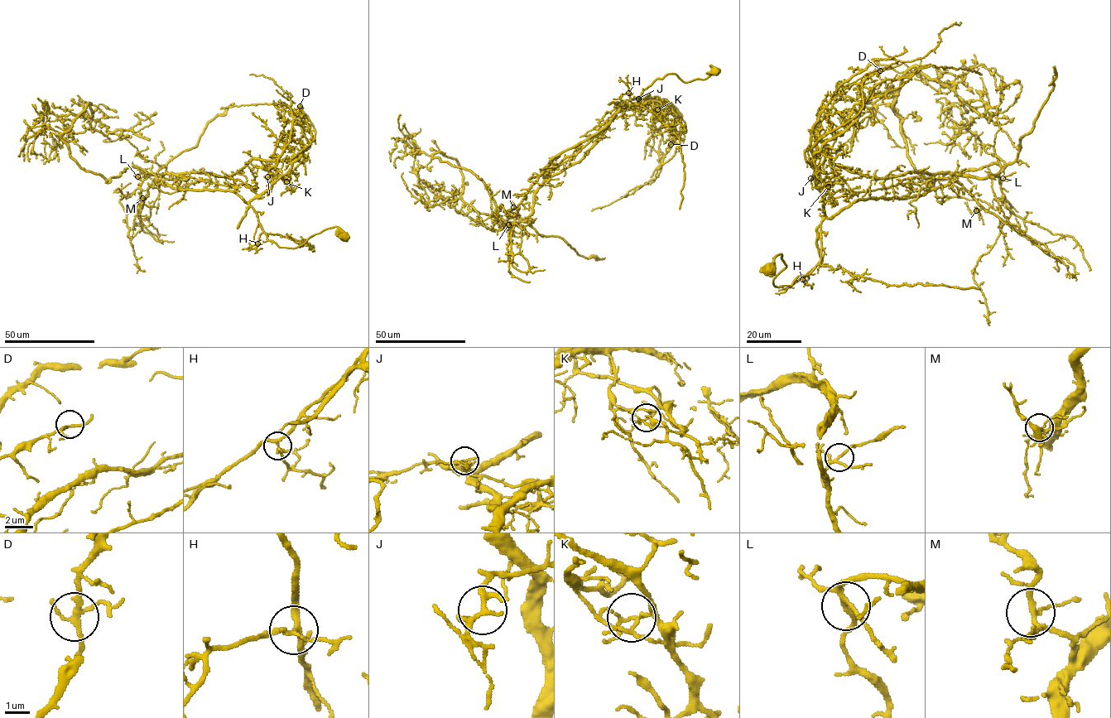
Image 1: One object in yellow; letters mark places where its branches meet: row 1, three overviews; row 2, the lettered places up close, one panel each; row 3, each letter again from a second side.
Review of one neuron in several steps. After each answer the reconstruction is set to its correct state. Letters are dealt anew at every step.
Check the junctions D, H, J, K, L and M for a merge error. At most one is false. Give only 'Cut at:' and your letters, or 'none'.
Cut at: K

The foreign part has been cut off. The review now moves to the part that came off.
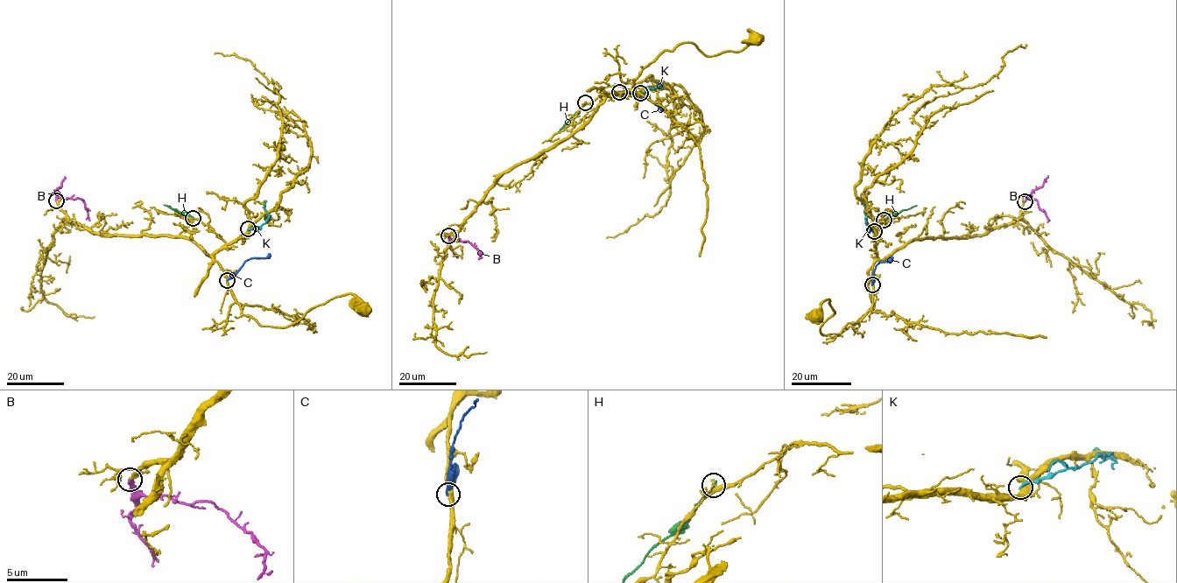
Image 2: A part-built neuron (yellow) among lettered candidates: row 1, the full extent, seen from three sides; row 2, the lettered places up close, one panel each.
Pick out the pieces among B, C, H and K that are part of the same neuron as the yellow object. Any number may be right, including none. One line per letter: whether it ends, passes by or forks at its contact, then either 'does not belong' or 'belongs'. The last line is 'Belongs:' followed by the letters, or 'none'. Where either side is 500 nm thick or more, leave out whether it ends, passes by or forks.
B: it ends; belongs
C: it ends; does not belong
H: it ends; does not belong
K: does not belong
Belongs: B

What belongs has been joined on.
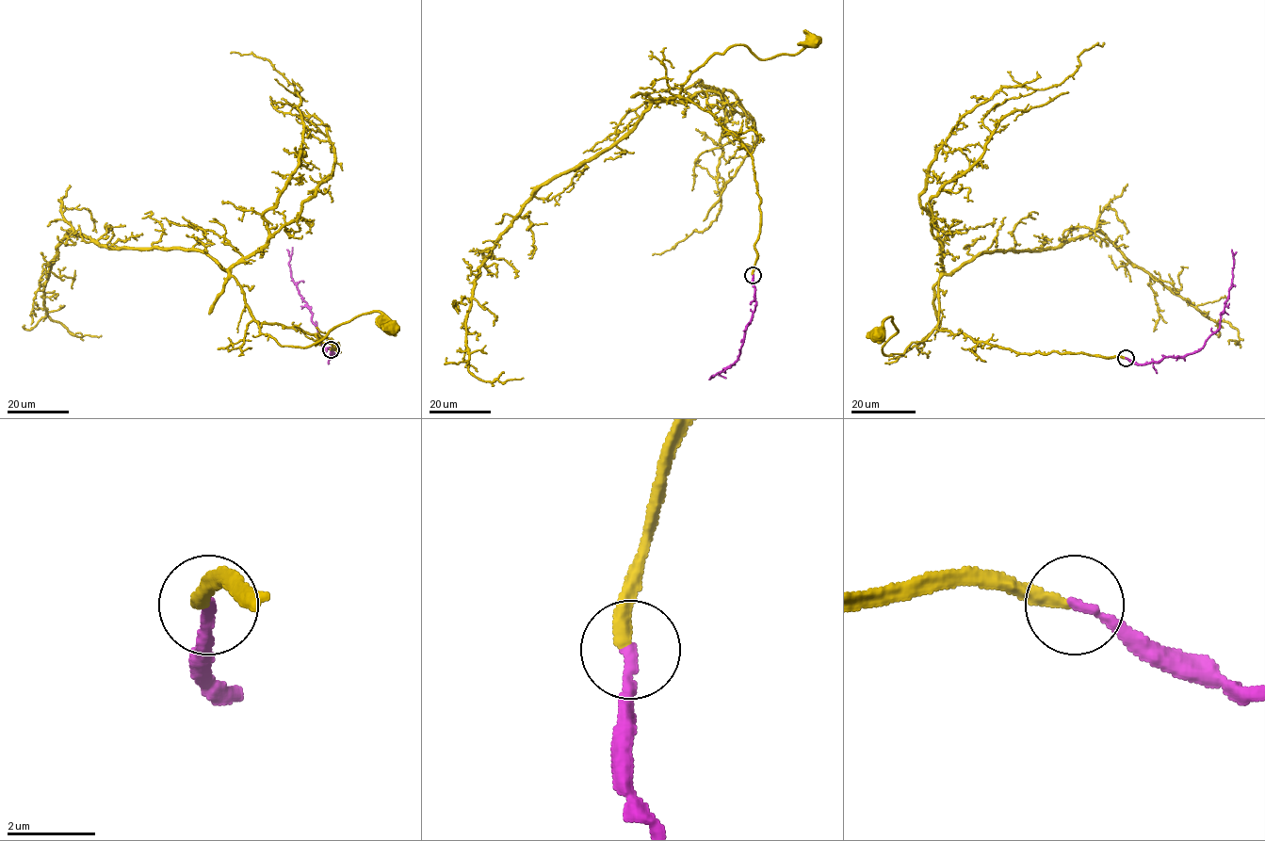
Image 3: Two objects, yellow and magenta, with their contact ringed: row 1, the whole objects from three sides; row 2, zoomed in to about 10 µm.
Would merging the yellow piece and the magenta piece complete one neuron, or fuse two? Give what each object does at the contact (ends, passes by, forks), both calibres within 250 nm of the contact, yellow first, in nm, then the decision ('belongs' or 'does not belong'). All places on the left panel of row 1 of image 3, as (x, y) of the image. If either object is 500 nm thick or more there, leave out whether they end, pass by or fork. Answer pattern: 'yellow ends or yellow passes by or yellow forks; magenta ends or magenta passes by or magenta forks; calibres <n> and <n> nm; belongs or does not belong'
yellow ends; magenta ends; calibres 300 and 220 nm; belongs

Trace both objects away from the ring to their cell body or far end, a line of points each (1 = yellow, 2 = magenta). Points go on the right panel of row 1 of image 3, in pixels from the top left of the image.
1: (1125, 358), (1016, 353), (935, 329), (902, 354), (885, 355), (883, 345), (898, 331), (891, 317), (880, 336)
2: (1126, 358), (1146, 364), (1200, 349), (1219, 328), (1232, 281), (1231, 250)

